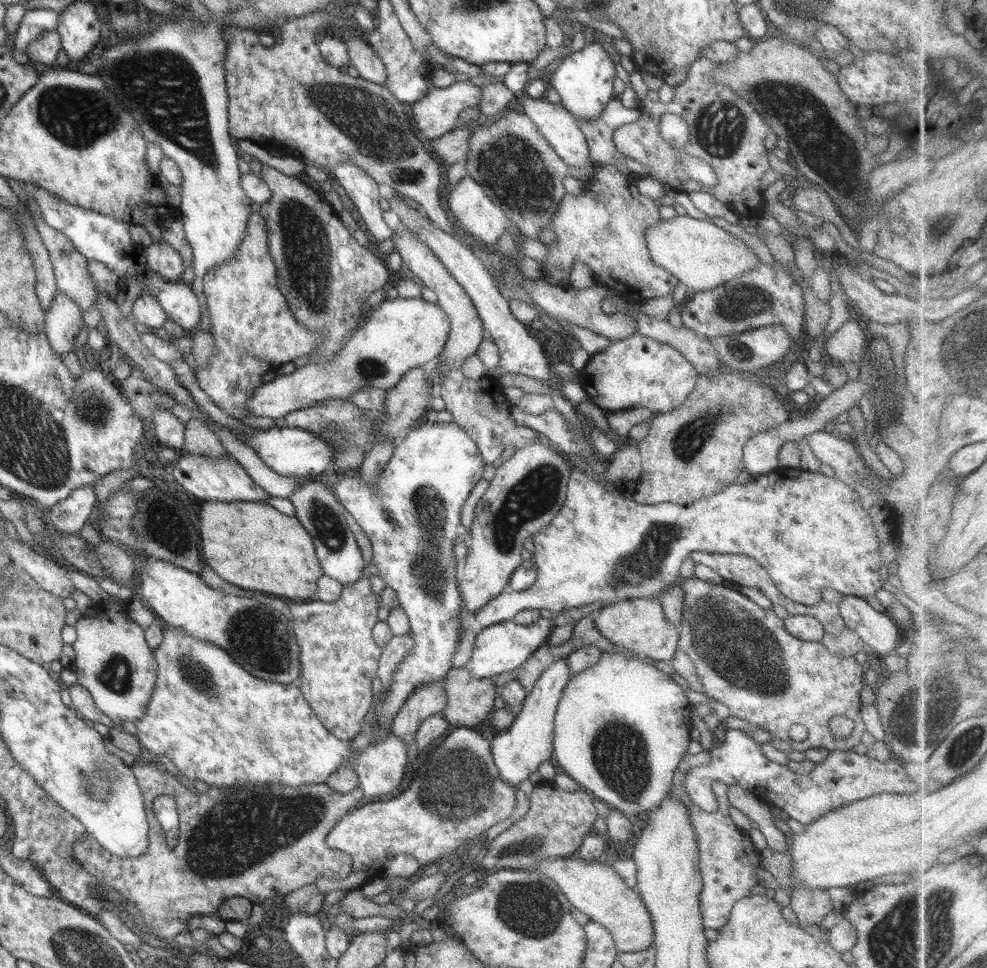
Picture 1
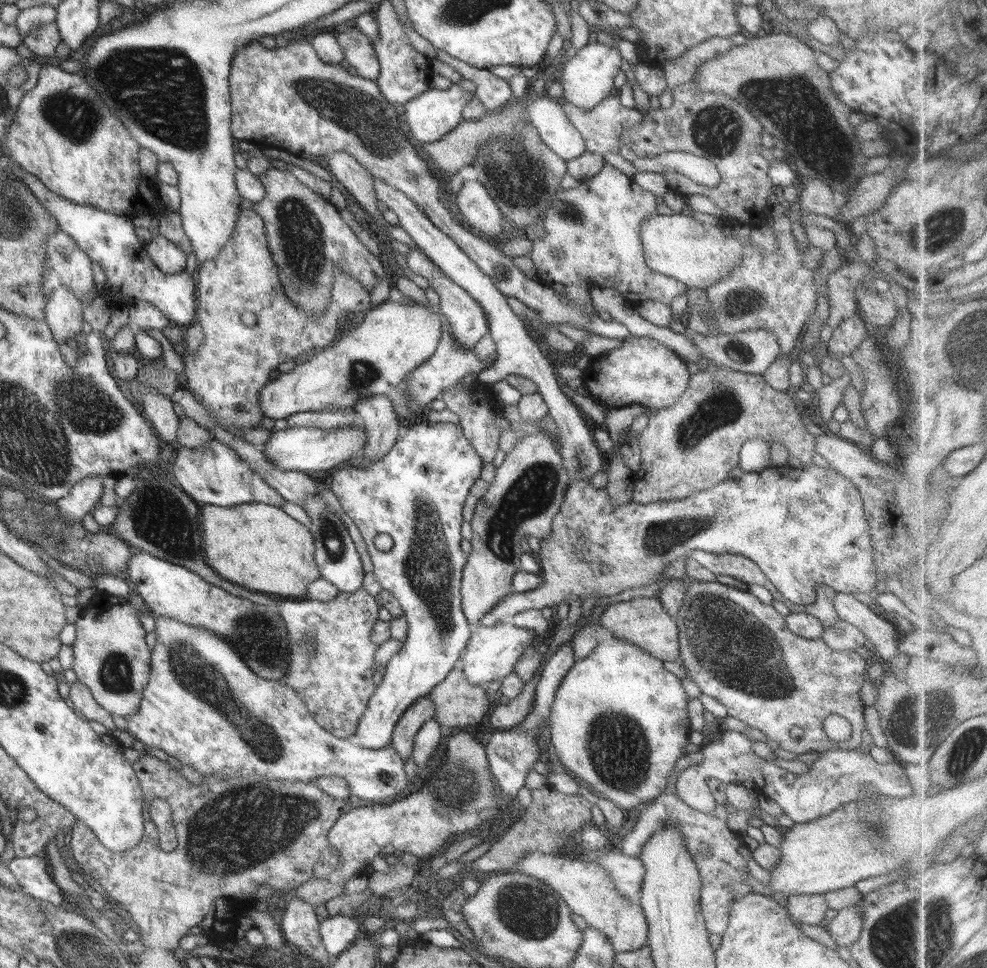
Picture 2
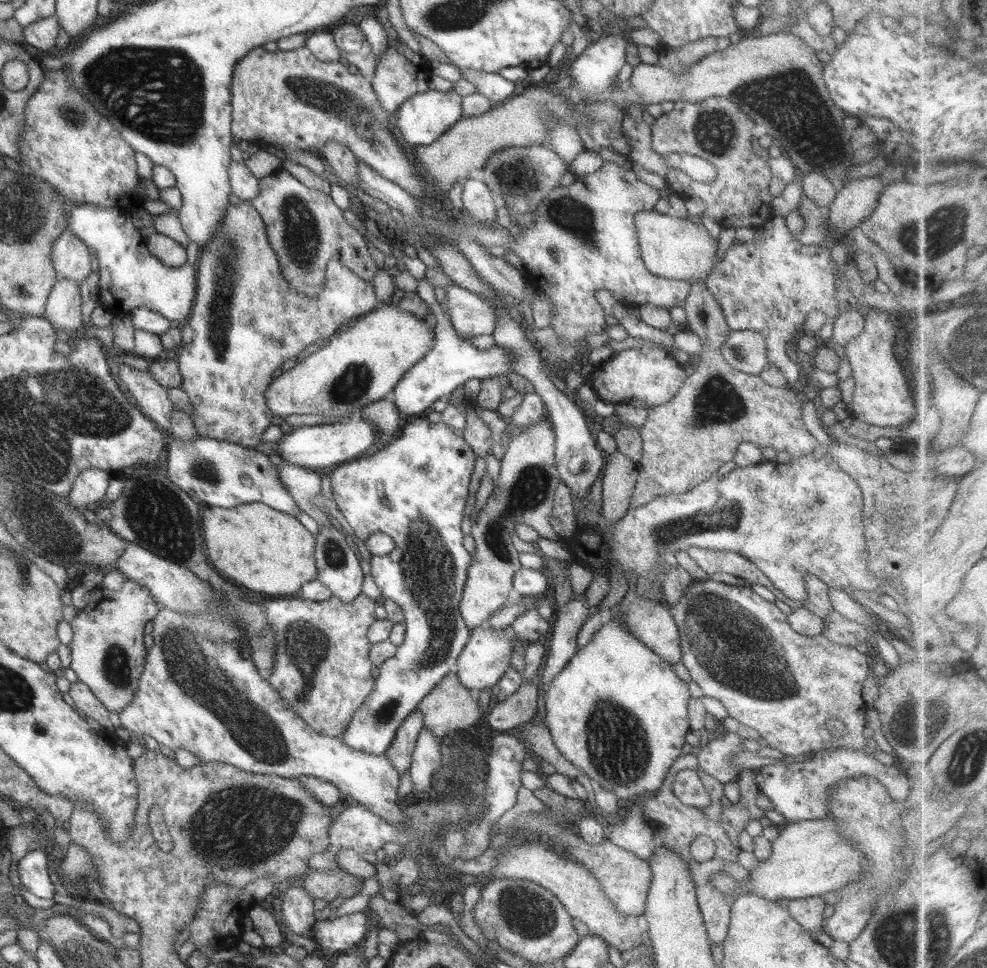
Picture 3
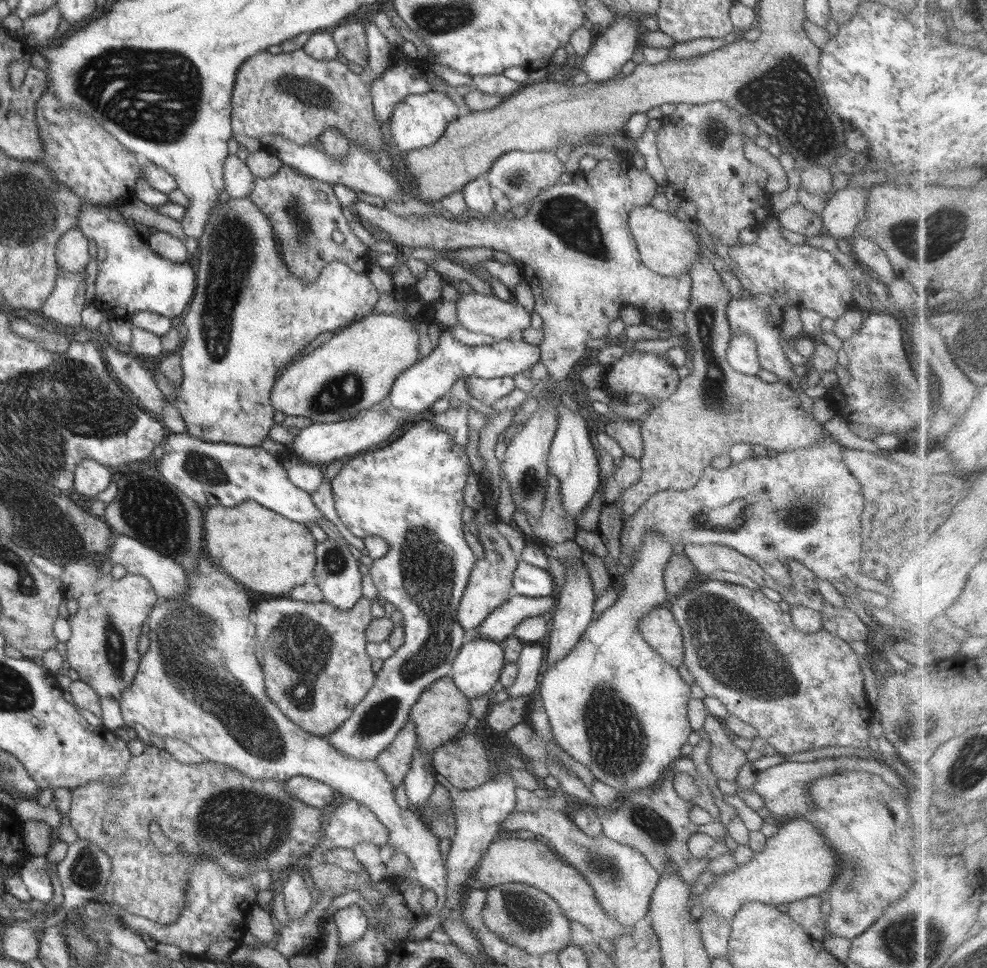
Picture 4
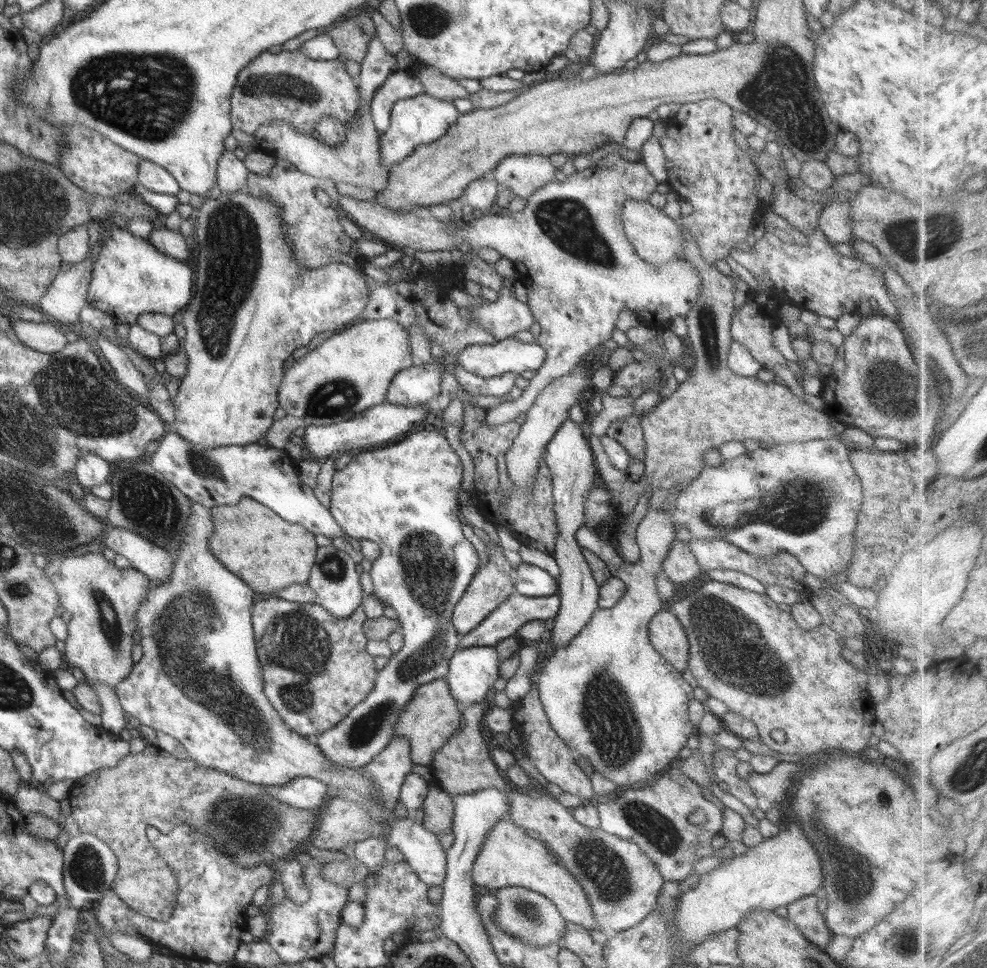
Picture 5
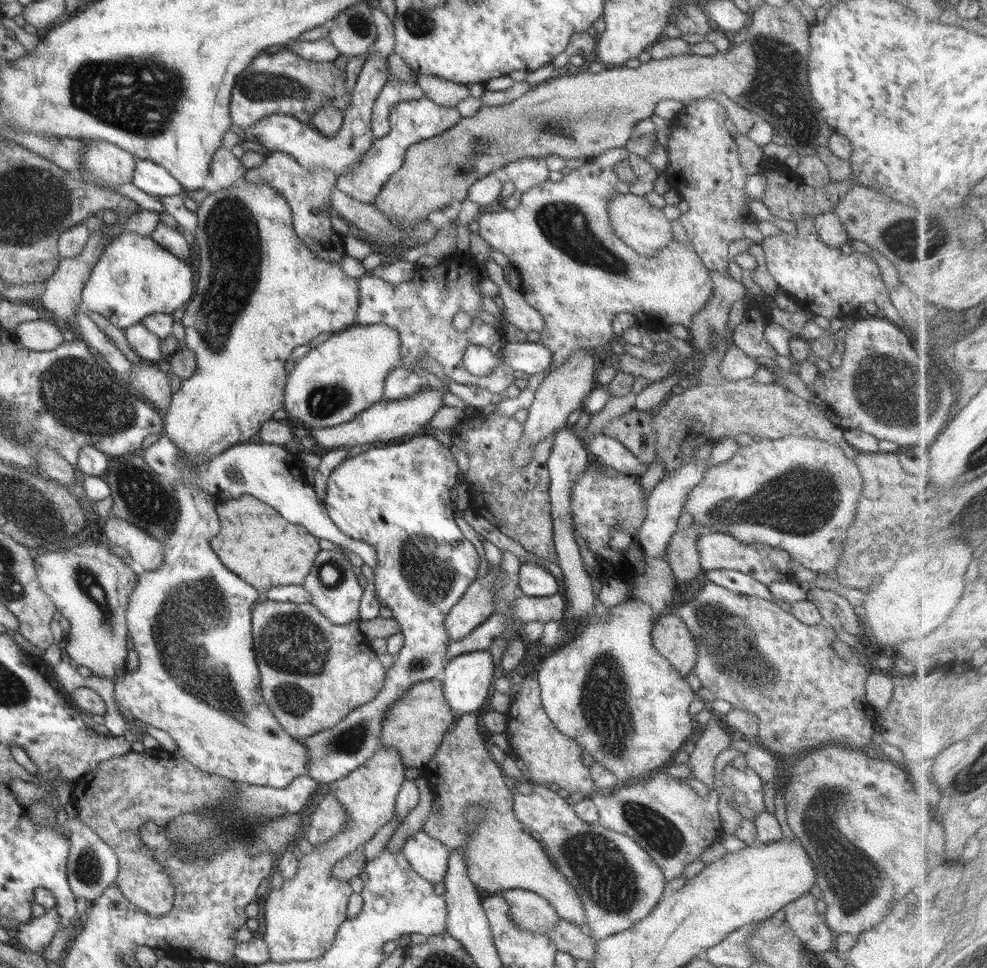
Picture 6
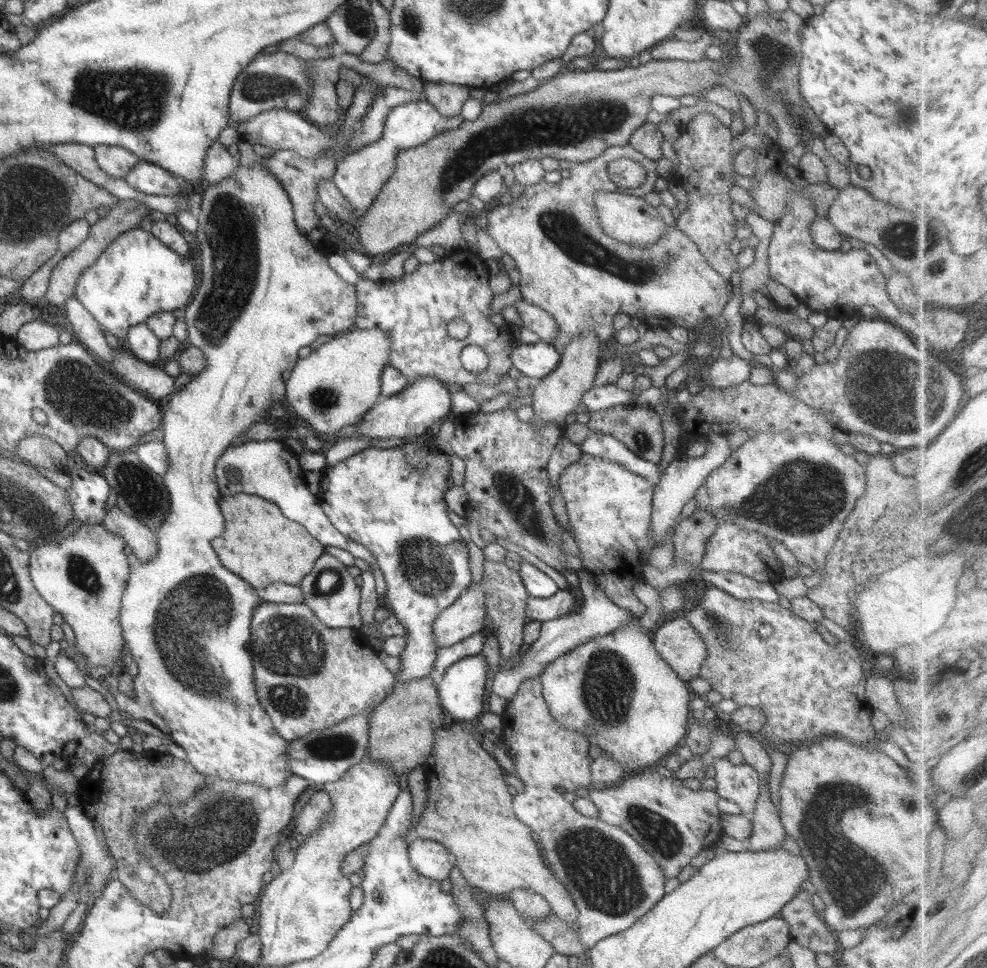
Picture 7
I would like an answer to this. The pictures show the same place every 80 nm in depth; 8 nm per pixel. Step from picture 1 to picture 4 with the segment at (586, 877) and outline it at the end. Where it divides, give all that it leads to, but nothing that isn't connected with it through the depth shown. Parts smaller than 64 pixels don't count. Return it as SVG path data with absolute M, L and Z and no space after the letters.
M497 837L476 866L473 879L474 884L485 888L505 882L521 882L535 886L554 898L571 921L581 922L597 939L612 941L617 936L623 936L632 931L633 928L618 924L606 911L603 911L586 877L570 866L560 855L556 855L550 846L539 838L524 840Z

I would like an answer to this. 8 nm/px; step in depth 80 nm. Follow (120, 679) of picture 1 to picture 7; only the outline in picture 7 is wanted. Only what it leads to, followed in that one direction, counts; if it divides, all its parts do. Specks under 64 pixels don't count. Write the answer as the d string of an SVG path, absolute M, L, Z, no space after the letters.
M84 523L72 536L62 535L60 542L51 542L44 546L32 547L29 558L30 575L42 598L62 614L70 624L76 636L76 651L85 658L88 666L111 668L126 652L122 640L120 609L121 600L126 588L126 580L131 567L124 552L126 541L120 535L114 535L100 523Z

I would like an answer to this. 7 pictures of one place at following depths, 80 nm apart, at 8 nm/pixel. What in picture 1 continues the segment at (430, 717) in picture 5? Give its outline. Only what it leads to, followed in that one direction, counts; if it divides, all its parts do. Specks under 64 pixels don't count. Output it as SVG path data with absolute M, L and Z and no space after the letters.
M466 666L456 667L448 672L443 687L447 694L447 703L442 714L450 724L473 728L486 720L486 716L494 711L494 700L496 700L498 688L493 678L476 678Z

